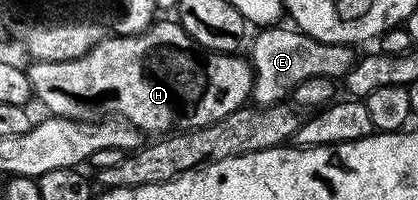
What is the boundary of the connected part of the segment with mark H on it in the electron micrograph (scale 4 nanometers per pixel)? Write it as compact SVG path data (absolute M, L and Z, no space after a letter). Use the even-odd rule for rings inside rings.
M154 22L152 27L138 35L110 34L95 44L83 57L69 61L28 64L33 99L46 107L50 116L68 119L107 119L120 117L143 133L176 133L191 131L194 127L206 127L227 113L235 113L250 102L253 94L253 68L248 58L237 53L209 51L201 47L187 34L180 23Z

